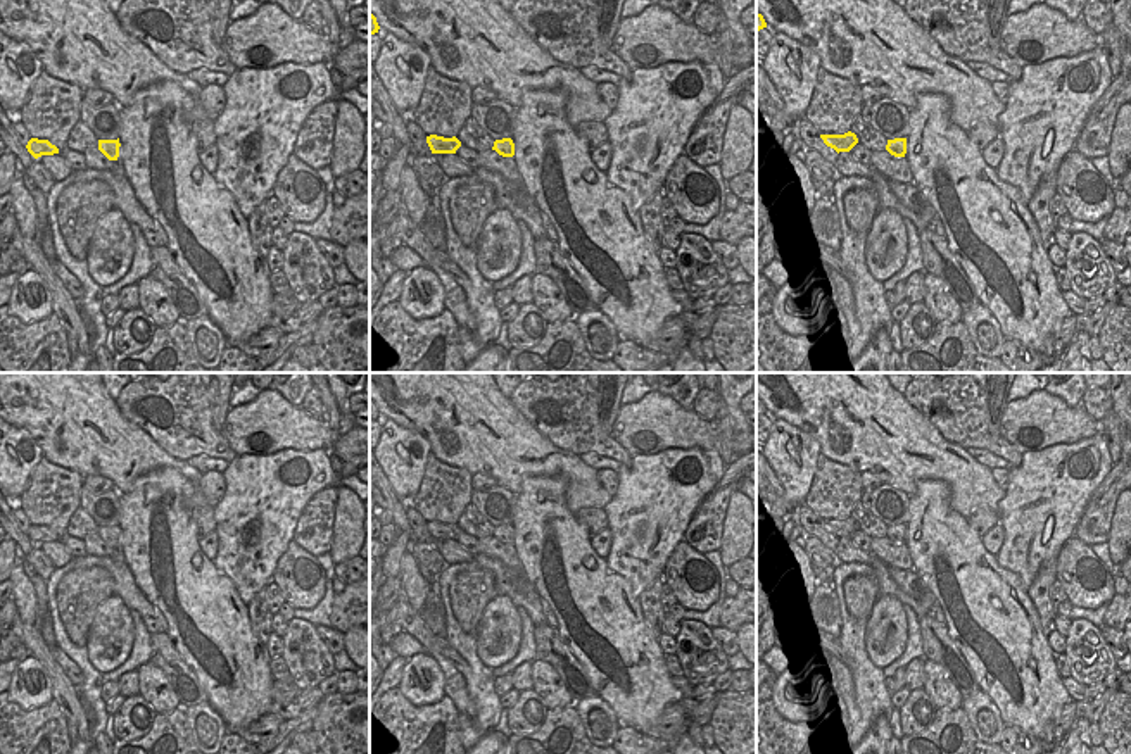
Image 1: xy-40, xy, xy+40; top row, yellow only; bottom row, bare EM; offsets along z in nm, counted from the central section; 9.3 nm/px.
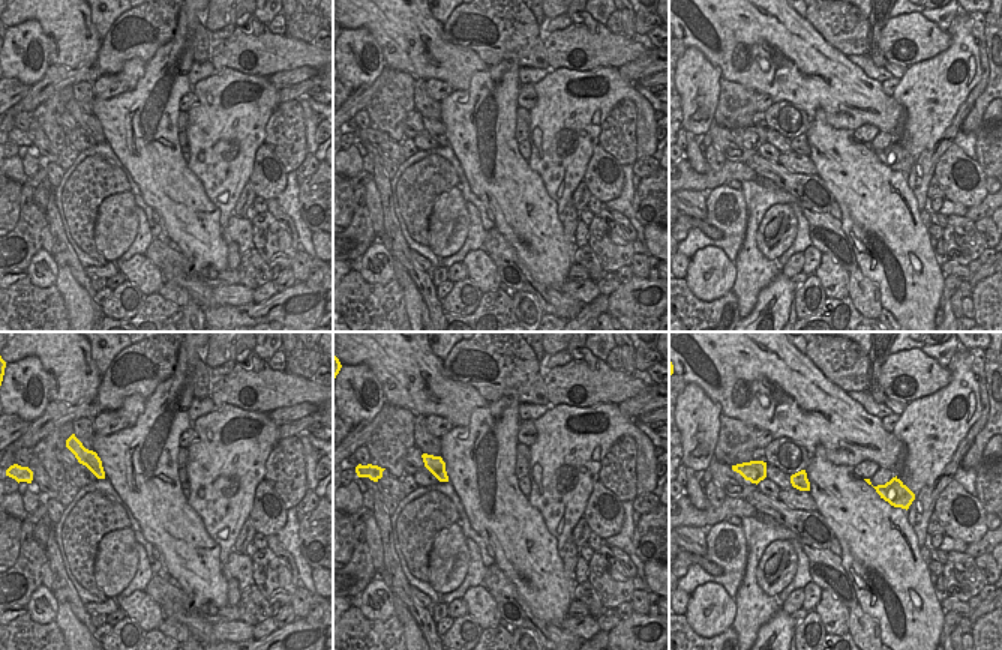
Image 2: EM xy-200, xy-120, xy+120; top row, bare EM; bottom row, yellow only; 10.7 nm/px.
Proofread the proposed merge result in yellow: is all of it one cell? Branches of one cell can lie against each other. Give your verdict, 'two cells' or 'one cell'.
two cells

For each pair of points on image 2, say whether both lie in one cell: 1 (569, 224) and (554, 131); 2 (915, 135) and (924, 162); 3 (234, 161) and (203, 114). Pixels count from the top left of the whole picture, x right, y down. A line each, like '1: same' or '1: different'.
1: different
2: different
3: same

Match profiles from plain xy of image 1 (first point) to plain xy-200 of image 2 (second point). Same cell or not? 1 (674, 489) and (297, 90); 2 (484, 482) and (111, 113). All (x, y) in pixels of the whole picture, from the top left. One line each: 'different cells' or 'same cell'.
1: different cells
2: different cells

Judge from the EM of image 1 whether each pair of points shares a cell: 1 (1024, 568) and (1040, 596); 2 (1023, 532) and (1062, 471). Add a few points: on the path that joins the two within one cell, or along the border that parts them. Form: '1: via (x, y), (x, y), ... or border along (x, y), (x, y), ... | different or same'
1: border along (1055, 556), (1042, 563), (1028, 589) | different
2: via (1038, 516), (1052, 487) | same

